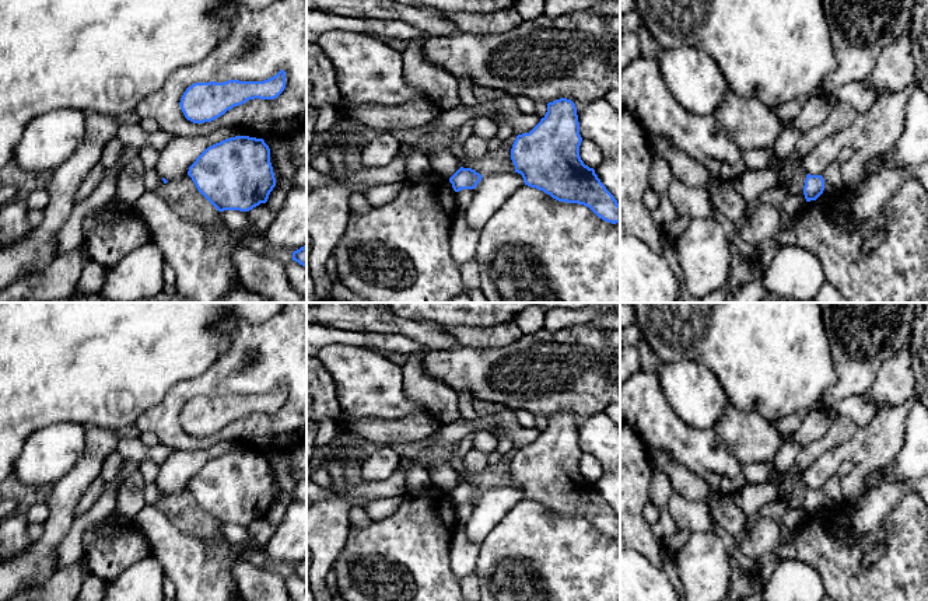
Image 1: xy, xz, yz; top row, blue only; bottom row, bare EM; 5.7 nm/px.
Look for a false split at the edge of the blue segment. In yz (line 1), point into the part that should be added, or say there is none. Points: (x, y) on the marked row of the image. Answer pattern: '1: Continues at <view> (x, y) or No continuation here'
1: No continuation here

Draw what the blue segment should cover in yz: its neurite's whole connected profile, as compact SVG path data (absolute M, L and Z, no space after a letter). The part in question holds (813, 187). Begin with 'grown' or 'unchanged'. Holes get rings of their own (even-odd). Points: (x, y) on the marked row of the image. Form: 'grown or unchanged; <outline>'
unchanged; M806 175L803 195L806 202L816 200L824 191L824 179L822 175Z

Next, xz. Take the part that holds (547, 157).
unchanged; M567 98L549 102L540 122L529 133L518 134L512 144L511 160L515 172L522 175L525 185L543 191L558 202L584 205L602 220L620 223L620 205L600 182L595 170L585 165L579 157L581 141L575 104Z

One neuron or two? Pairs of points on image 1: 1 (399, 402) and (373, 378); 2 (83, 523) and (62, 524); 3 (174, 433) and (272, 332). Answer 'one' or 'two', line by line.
1: one
2: two
3: one

